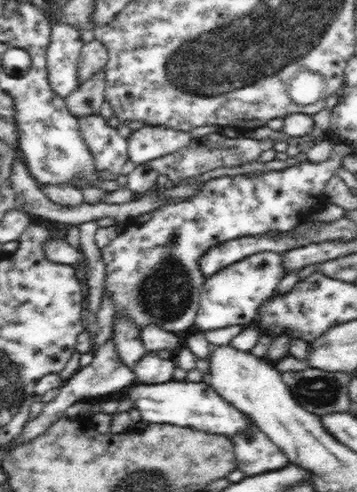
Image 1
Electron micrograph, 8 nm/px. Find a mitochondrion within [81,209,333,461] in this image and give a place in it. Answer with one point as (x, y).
(166, 292)

